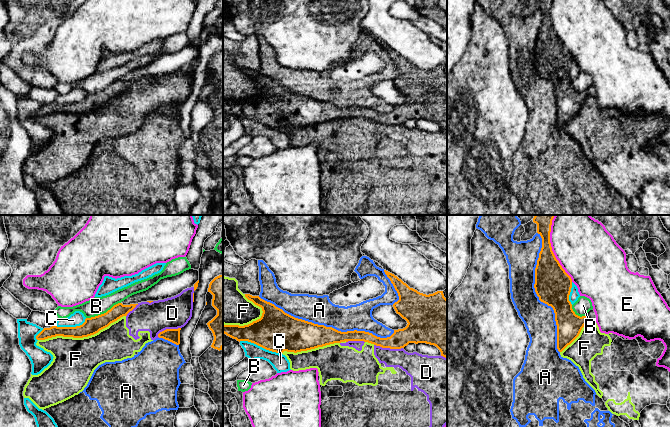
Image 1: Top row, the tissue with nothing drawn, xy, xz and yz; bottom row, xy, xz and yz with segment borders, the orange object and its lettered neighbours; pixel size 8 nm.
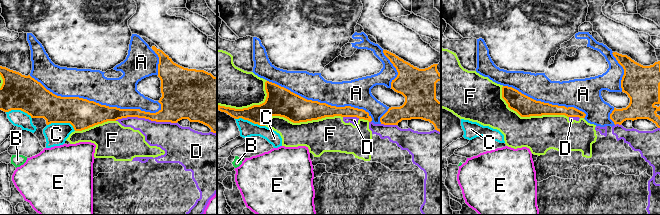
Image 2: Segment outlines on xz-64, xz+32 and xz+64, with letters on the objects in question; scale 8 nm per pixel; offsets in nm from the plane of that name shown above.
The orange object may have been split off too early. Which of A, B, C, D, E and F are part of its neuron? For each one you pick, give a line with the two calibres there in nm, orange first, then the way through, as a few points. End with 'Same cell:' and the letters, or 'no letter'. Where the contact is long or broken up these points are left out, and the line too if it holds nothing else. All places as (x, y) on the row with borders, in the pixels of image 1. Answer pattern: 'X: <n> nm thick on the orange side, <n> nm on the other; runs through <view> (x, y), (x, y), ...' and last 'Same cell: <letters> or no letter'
Same cell: no letter

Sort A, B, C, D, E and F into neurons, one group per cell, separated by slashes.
A / B / C / D F / E

